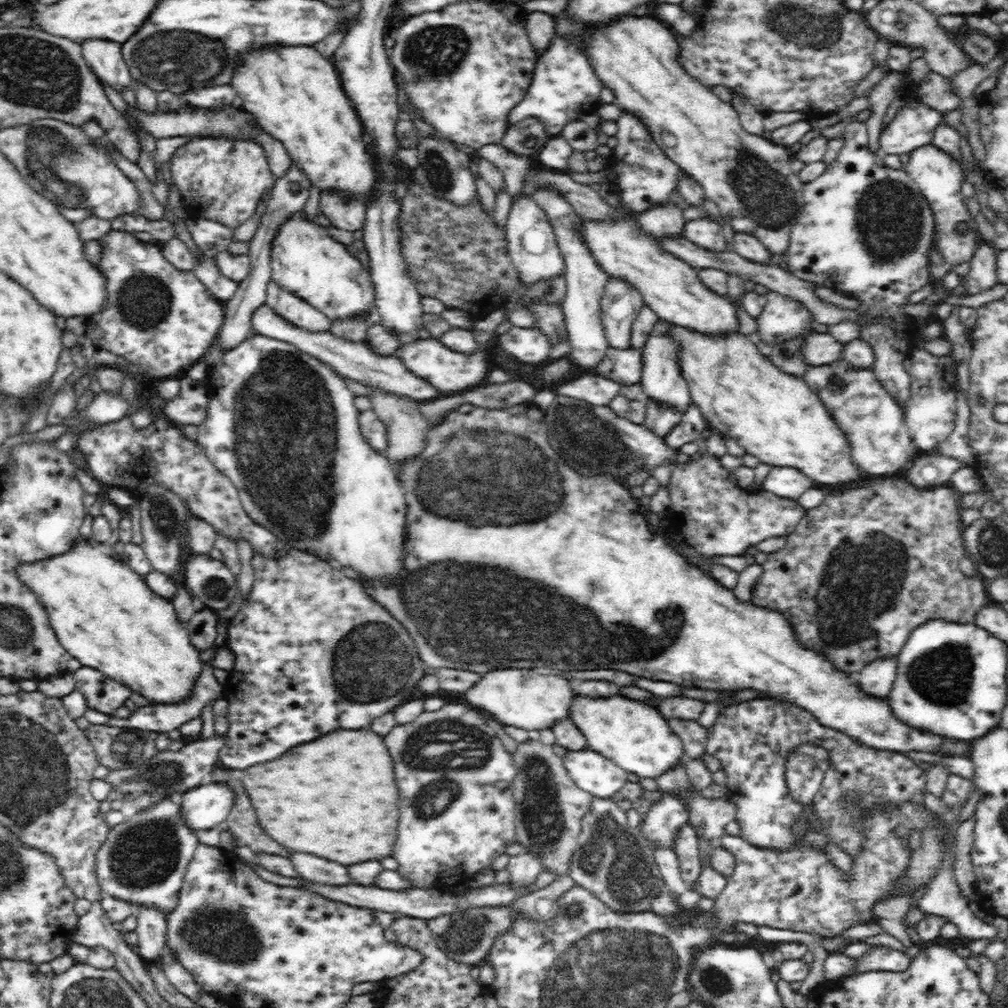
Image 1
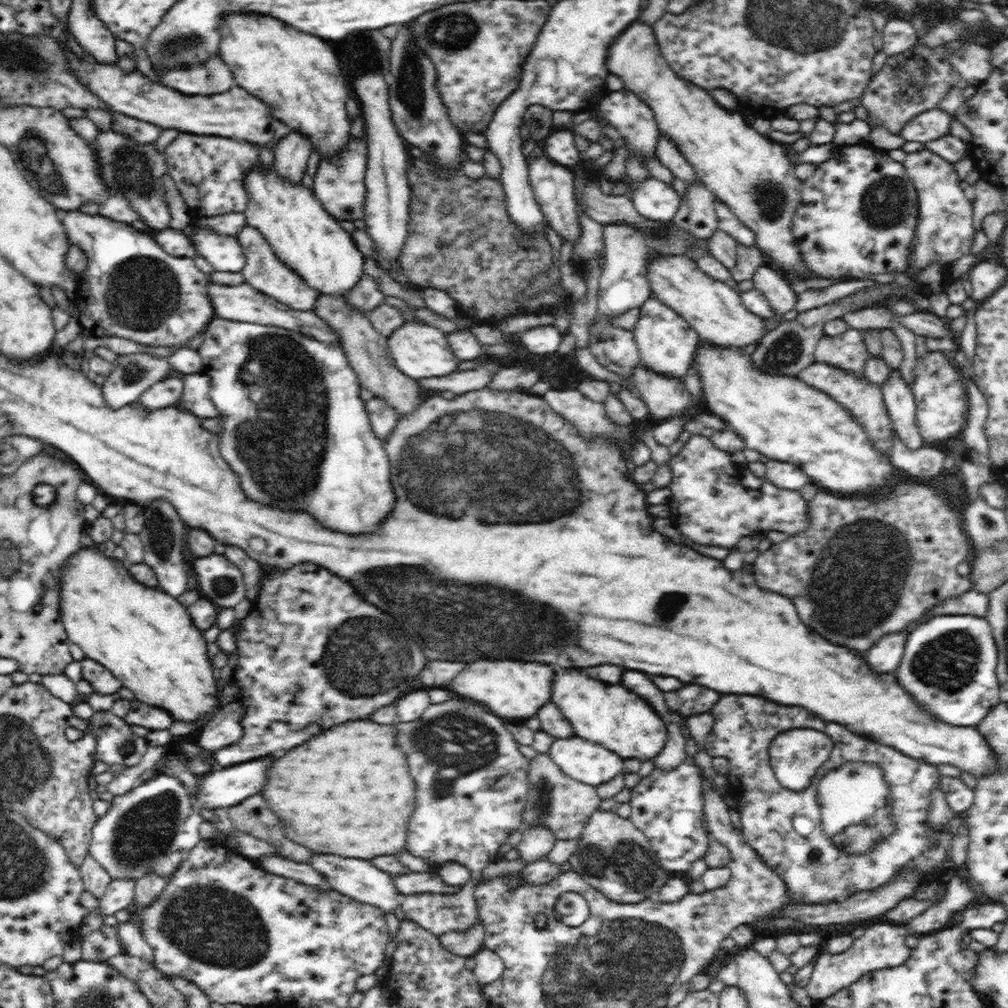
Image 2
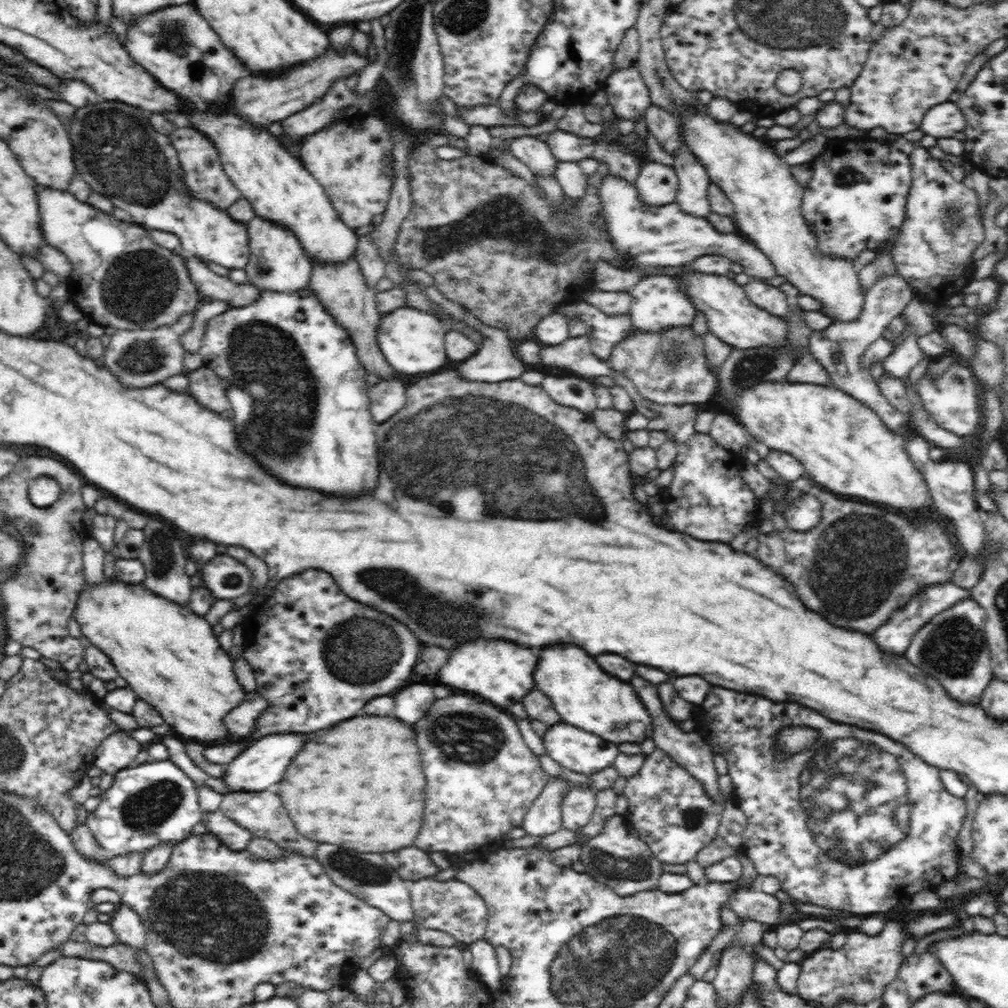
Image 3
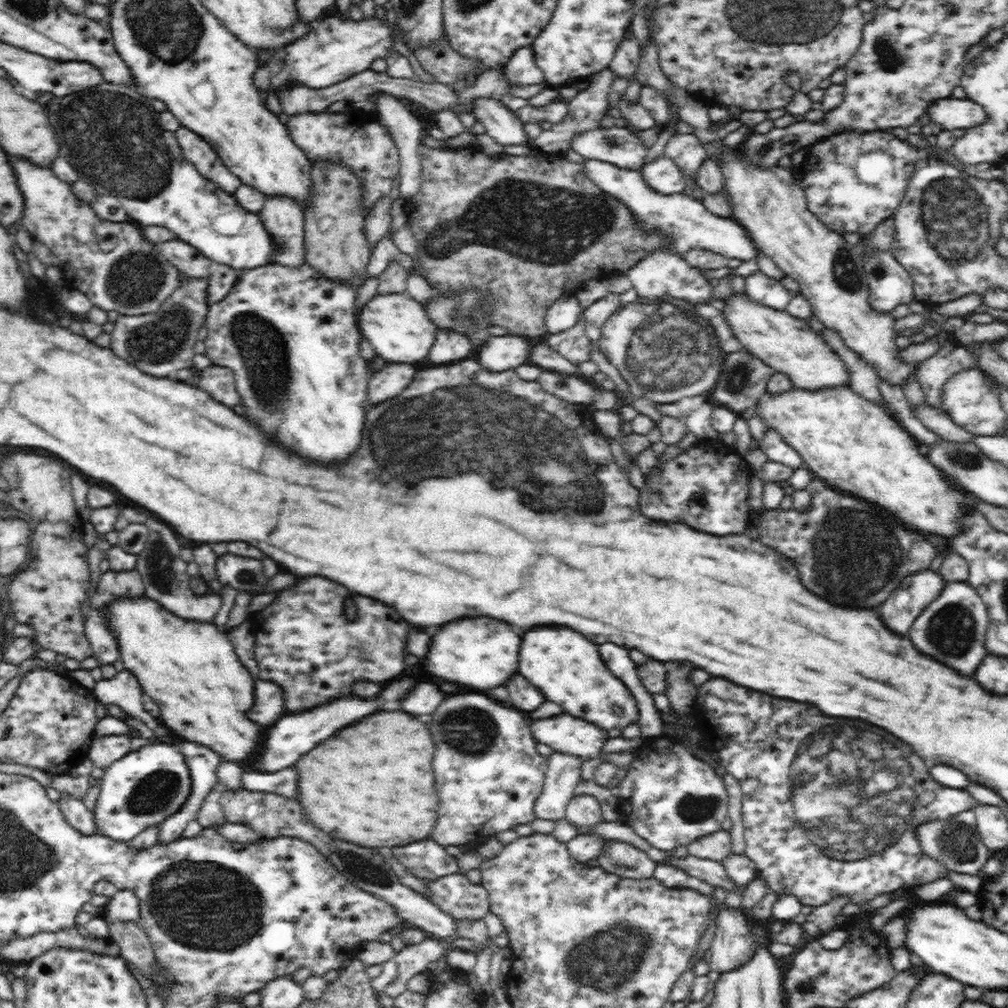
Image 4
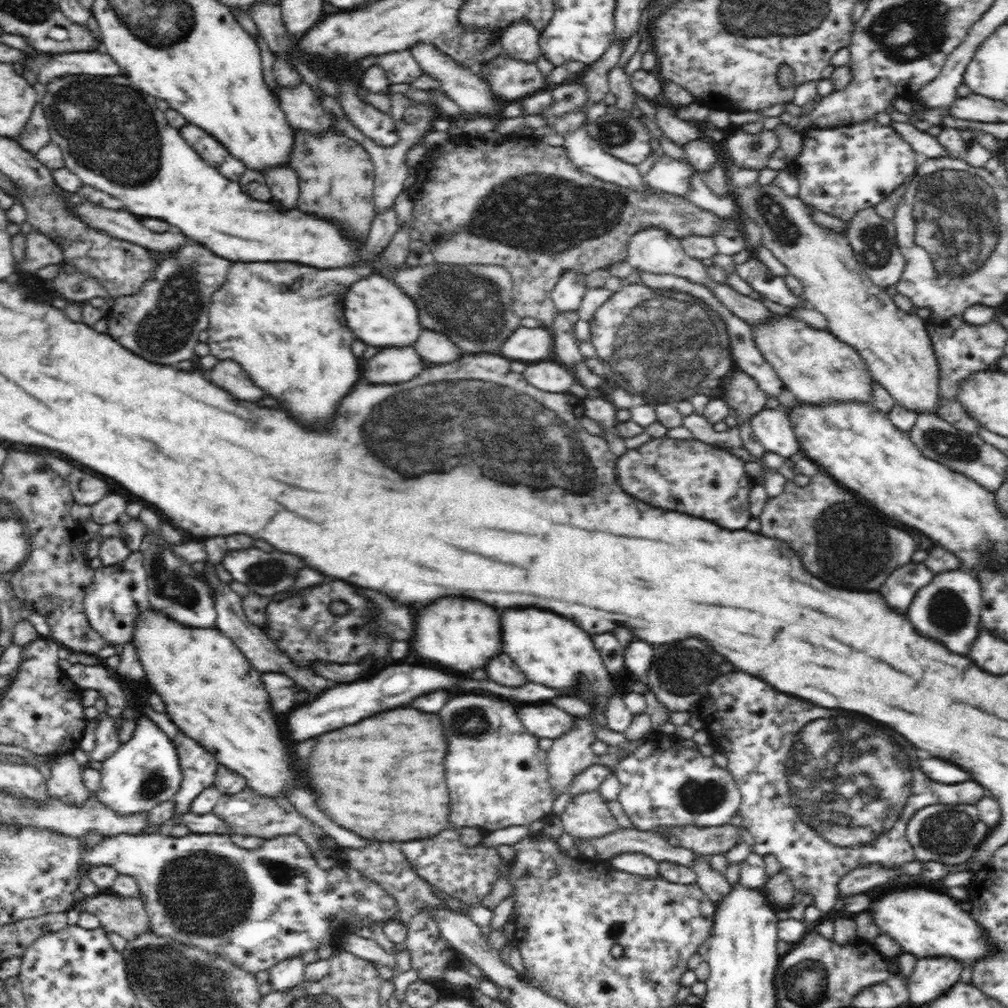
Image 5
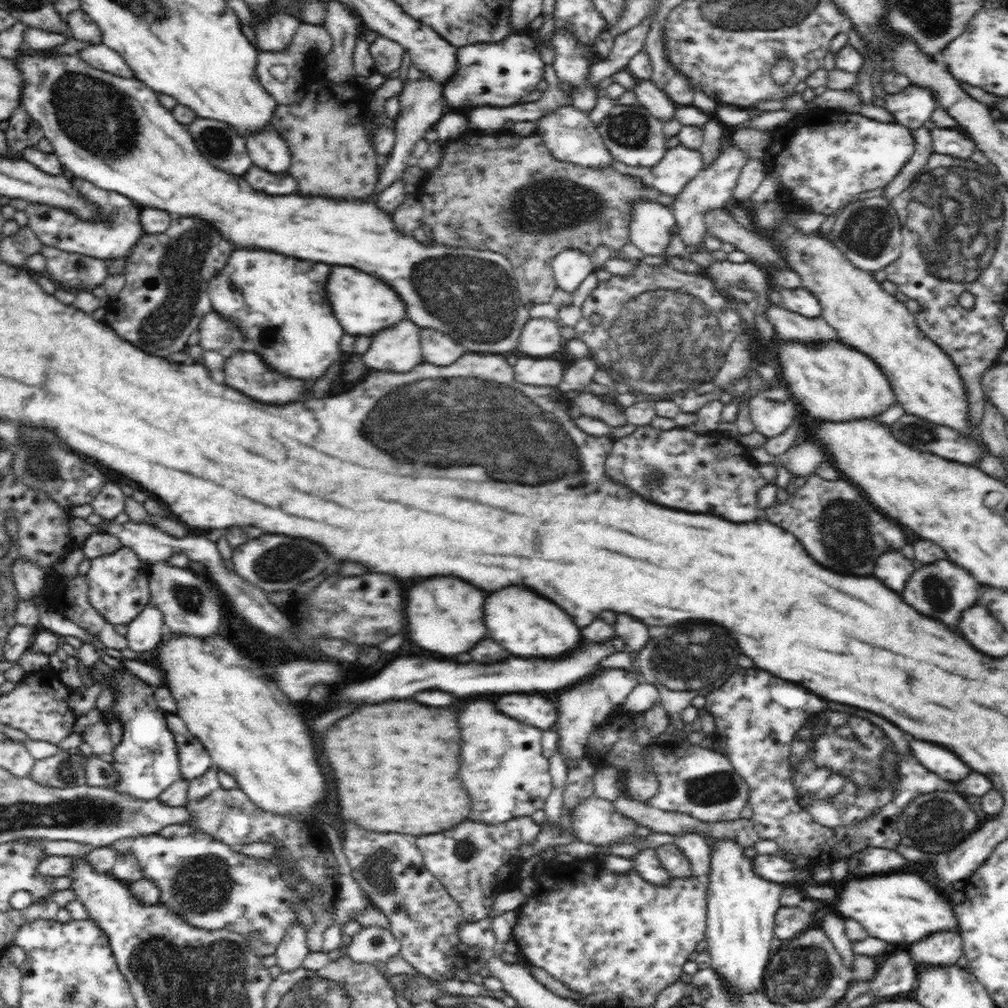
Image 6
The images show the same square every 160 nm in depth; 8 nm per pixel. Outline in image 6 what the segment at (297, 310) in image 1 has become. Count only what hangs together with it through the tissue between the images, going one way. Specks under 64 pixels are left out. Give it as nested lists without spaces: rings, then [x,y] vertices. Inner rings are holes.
[[[271,124],[256,132],[248,132],[246,147],[254,165],[272,174],[288,174],[290,152],[285,140]]]

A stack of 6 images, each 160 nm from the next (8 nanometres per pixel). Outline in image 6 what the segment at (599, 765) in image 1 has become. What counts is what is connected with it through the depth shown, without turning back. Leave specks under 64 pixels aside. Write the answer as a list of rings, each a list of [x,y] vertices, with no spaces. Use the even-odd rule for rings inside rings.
[[[506,694],[500,696],[494,706],[505,715],[542,731],[554,729],[557,723],[555,705],[540,696]]]

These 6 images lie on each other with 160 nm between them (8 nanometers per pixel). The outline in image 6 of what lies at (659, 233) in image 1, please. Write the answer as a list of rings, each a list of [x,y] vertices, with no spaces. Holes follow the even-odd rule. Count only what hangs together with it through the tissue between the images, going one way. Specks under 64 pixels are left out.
[[[681,145],[668,150],[660,162],[651,168],[647,185],[670,196],[676,196],[692,178],[705,168],[699,151]]]

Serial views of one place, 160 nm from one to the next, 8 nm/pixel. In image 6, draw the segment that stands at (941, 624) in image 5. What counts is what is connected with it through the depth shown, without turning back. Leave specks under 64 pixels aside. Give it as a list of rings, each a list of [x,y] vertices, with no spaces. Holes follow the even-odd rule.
[[[940,560],[936,564],[918,568],[916,574],[908,580],[902,598],[906,604],[912,604],[920,614],[936,616],[936,620],[944,620],[948,628],[956,628],[956,632],[960,632],[960,612],[964,612],[964,608],[972,608],[983,594],[983,586],[978,586],[978,581],[966,570],[960,570],[956,564],[948,560]]]

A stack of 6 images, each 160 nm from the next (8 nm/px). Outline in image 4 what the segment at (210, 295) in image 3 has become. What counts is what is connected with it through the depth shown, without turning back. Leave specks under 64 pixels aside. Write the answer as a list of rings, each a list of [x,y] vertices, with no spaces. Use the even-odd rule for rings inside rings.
[[[179,238],[155,244],[154,249],[186,276],[210,276],[210,259]]]

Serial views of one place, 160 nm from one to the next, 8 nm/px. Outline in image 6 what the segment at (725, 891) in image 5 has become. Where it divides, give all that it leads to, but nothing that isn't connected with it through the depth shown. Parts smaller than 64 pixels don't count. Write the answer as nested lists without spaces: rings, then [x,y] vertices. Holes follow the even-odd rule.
[[[689,833],[675,837],[675,846],[688,858],[692,866],[692,876],[704,879],[709,874],[709,861],[711,848],[708,847],[704,837]]]

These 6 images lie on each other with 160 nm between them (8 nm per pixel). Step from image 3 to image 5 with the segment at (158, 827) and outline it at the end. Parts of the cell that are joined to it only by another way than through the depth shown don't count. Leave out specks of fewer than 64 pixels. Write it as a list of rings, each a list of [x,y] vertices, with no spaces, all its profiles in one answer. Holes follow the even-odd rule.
[[[140,718],[130,742],[121,743],[108,760],[102,762],[101,783],[95,796],[119,816],[132,812],[150,812],[154,806],[173,800],[180,790],[182,771],[177,748],[152,720]]]

